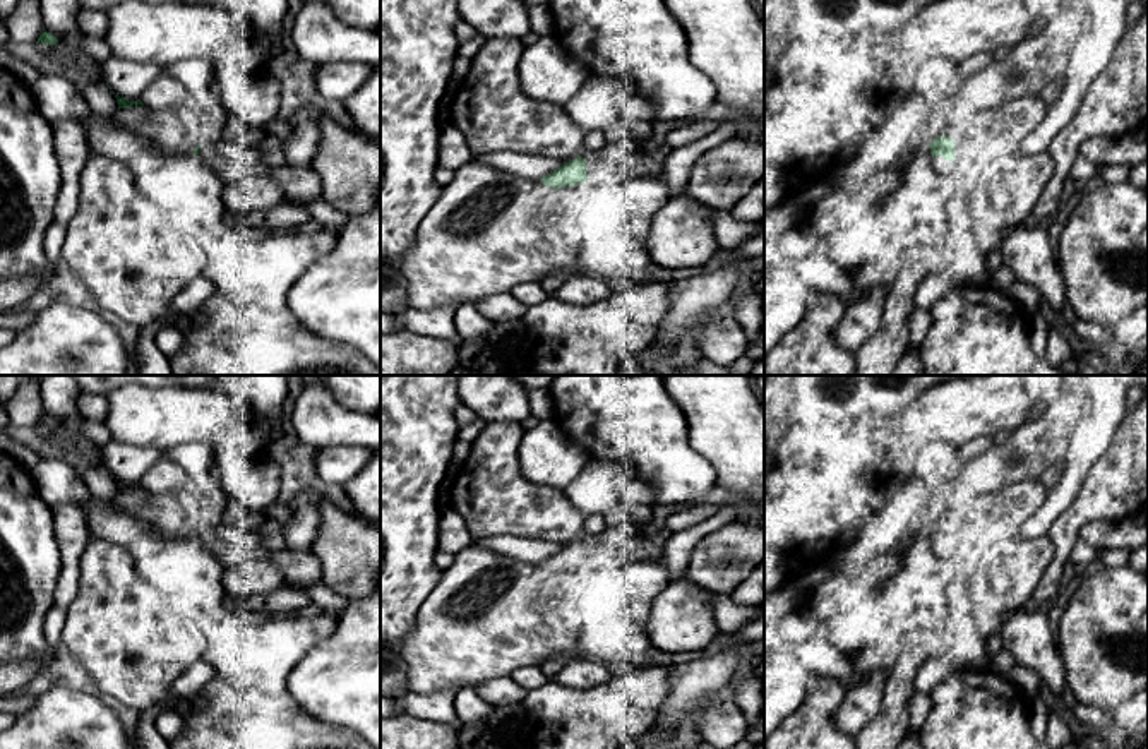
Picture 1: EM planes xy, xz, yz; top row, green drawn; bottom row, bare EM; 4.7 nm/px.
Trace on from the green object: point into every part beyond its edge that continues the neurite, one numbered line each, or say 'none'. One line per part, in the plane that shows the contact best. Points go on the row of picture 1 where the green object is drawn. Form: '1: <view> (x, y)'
1: yz (941, 165)

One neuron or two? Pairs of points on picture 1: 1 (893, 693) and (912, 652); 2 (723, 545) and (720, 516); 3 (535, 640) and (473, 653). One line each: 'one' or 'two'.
1: one
2: two
3: one

